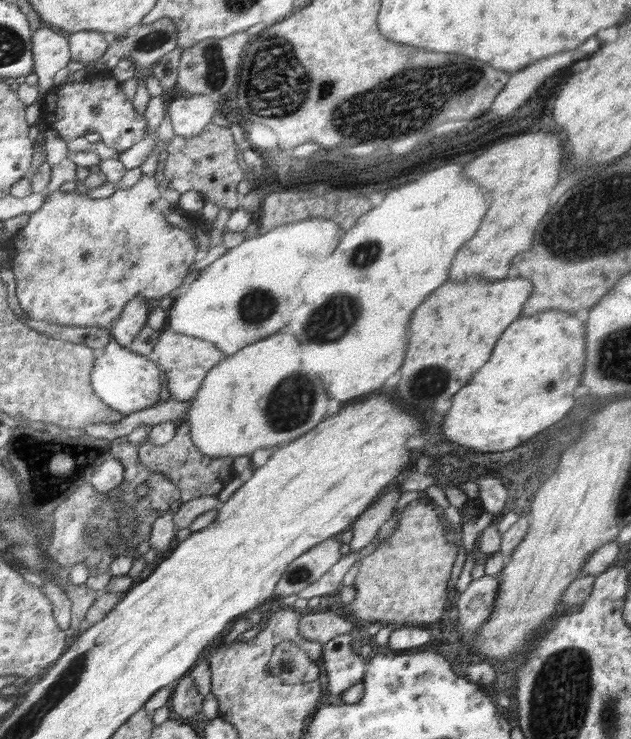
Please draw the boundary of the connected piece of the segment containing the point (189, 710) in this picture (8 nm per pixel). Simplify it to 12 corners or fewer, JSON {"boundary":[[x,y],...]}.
{"boundary":[[190,675],[174,691],[173,706],[182,720],[206,715],[206,697]]}

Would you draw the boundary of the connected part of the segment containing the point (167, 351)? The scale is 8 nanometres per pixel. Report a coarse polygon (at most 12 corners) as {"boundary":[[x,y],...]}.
{"boundary":[[163,332],[152,357],[170,398],[194,400],[227,357],[208,340]]}

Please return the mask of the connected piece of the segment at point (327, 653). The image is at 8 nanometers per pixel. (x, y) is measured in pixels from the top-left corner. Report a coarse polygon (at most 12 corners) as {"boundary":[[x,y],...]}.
{"boundary":[[349,633],[324,645],[328,690],[341,700],[365,677]]}

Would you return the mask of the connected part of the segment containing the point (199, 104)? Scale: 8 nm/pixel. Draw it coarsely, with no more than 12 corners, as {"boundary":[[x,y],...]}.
{"boundary":[[208,95],[170,106],[177,136],[197,137],[219,106]]}

